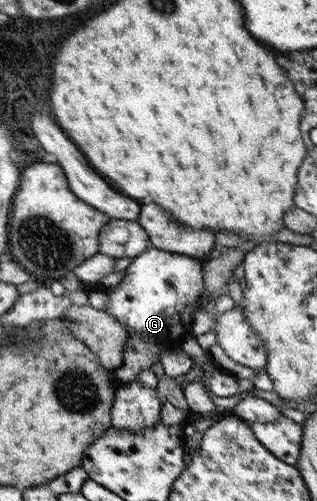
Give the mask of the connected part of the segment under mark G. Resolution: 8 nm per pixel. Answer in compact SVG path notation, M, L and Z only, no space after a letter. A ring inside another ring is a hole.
M151 246L132 258L124 272L121 281L107 292L104 309L128 329L120 366L109 373L113 389L137 379L139 370L150 369L152 361L157 361L160 353L180 349L180 343L187 336L192 336L192 315L201 307L200 295L204 290L201 263L196 258Z

